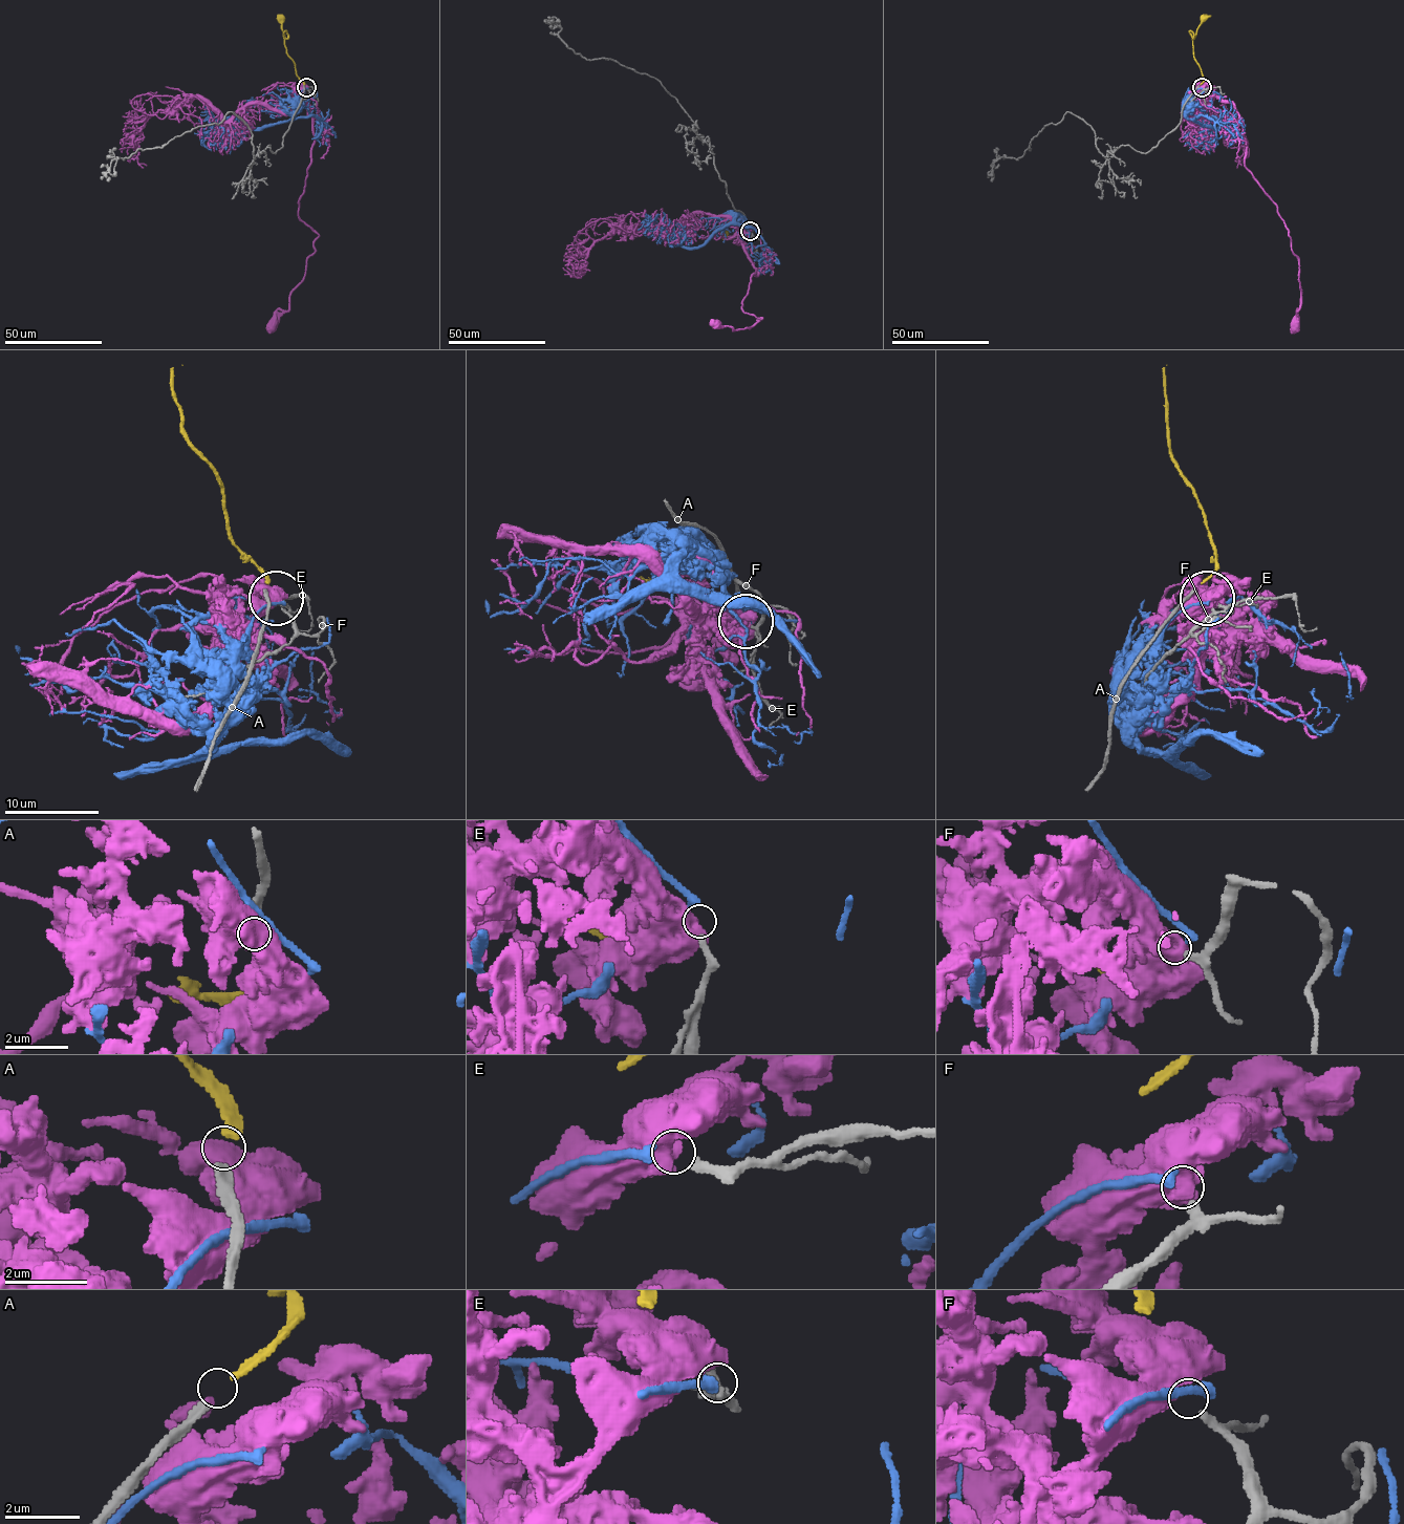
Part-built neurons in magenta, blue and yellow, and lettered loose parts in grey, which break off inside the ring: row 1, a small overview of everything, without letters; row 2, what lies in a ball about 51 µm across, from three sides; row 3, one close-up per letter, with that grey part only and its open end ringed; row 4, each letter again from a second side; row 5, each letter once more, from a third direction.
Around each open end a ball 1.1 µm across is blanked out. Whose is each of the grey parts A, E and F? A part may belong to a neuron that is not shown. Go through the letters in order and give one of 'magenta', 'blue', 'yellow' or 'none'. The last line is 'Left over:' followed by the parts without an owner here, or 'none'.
A: yellow
E: blue
F: magenta
Left over: none

